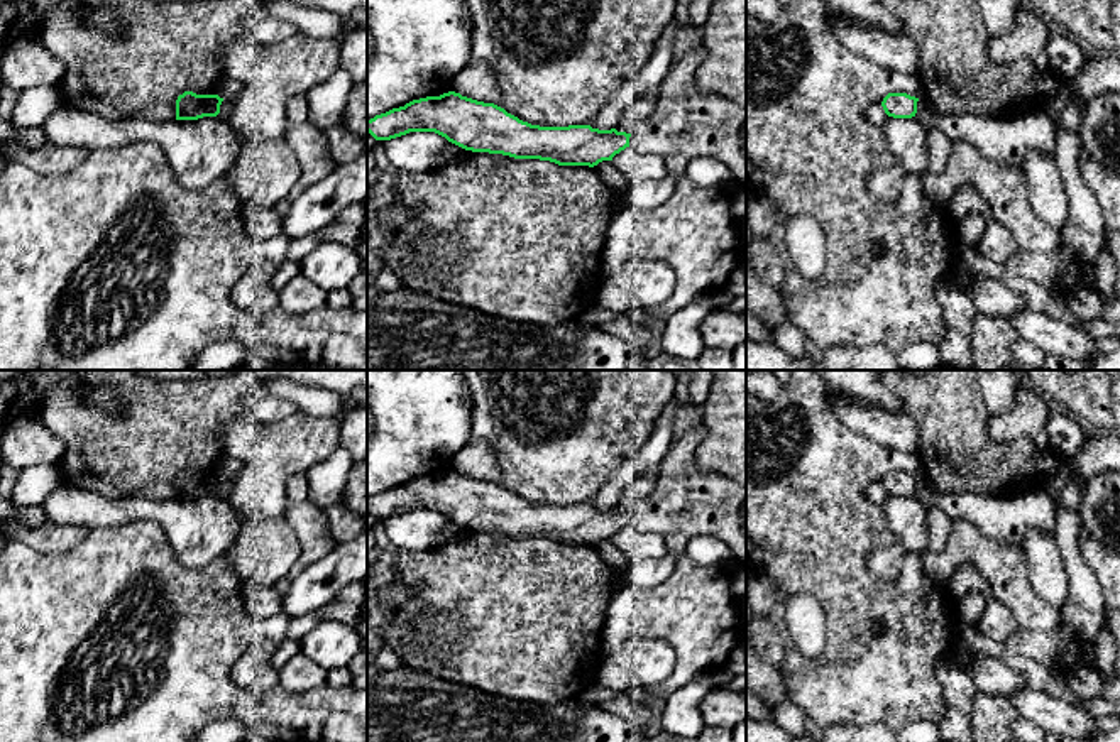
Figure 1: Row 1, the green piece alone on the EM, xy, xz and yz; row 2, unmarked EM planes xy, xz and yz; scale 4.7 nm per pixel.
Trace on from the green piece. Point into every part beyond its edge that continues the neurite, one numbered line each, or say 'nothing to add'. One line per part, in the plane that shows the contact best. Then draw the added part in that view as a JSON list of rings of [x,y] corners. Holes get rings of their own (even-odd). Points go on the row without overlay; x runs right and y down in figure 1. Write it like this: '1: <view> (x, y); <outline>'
1: xz (687, 501); [[[700,417],[672,445],[656,468],[653,494],[629,516],[629,524],[687,537],[714,536],[724,541],[734,566],[746,571],[746,485],[722,475],[699,472],[695,451],[705,436]]]

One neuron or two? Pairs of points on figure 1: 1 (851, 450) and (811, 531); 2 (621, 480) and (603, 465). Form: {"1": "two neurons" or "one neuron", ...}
{"1": "one neuron", "2": "two neurons"}

